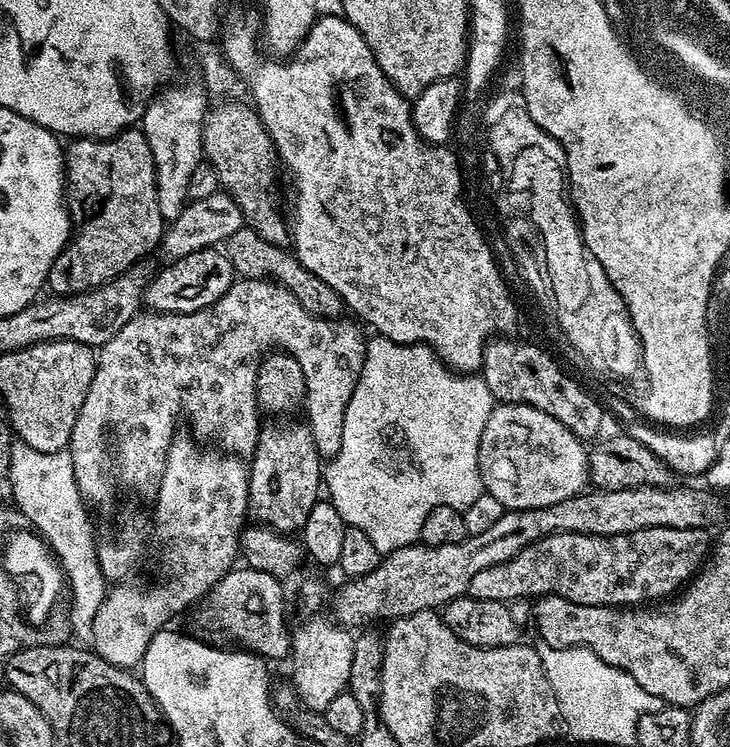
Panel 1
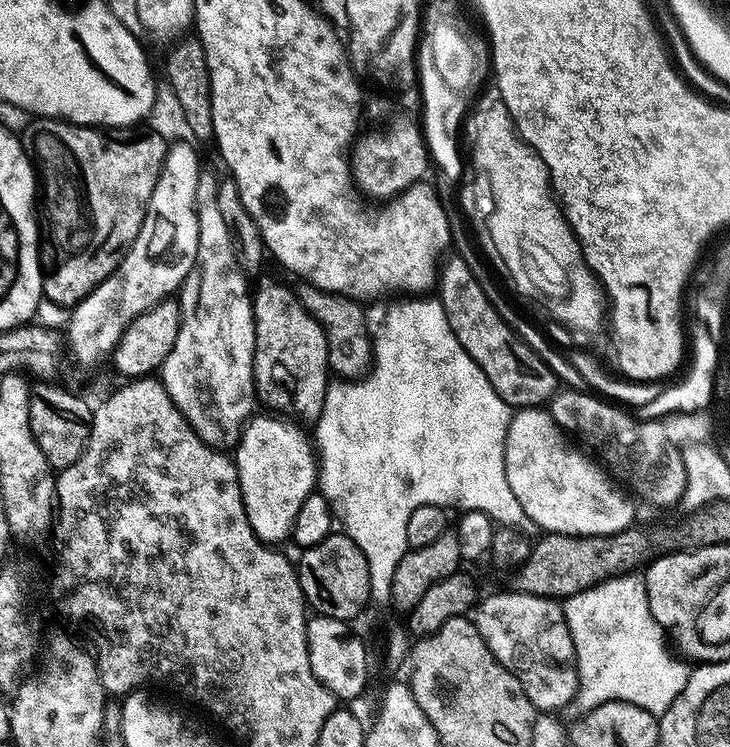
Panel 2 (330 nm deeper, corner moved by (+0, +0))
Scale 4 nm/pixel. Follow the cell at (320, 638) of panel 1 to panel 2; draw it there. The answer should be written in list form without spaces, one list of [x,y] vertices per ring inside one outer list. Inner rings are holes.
[[[253,415],[244,425],[244,430],[234,448],[234,463],[236,473],[240,476],[240,493],[246,510],[246,518],[250,522],[256,537],[265,542],[276,542],[272,540],[287,541],[292,535],[294,518],[298,514],[298,509],[317,487],[318,452],[310,439],[309,433],[307,436],[298,425],[291,424],[288,420],[279,420],[276,417],[279,415],[268,415],[272,416]]]

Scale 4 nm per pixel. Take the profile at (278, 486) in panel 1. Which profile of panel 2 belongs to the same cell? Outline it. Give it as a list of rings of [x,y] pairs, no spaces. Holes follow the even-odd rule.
[[[264,280],[255,285],[252,297],[252,313],[256,319],[256,353],[254,354],[254,378],[256,379],[256,394],[261,401],[269,404],[269,409],[293,408],[300,416],[305,416],[309,422],[319,420],[330,383],[328,367],[328,335],[324,327],[314,319],[301,302],[297,289],[287,288],[280,280]]]

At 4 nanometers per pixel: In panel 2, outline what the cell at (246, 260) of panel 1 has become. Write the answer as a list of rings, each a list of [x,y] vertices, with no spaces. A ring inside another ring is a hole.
[[[305,283],[298,295],[310,315],[324,327],[328,335],[328,367],[341,381],[353,382],[368,376],[374,364],[374,343],[368,335],[364,308],[348,296],[327,292]]]

